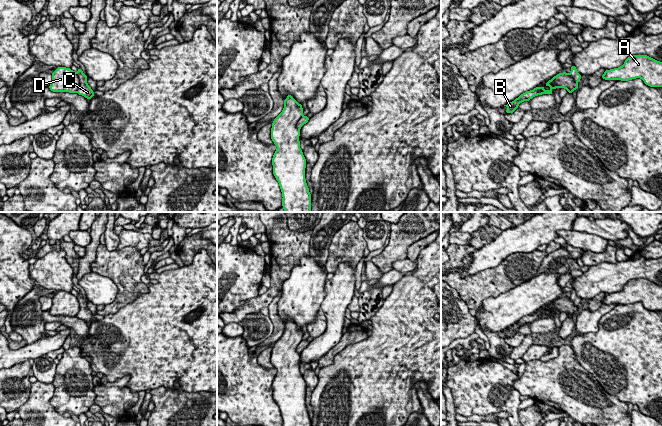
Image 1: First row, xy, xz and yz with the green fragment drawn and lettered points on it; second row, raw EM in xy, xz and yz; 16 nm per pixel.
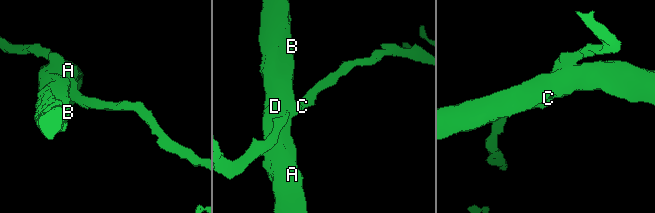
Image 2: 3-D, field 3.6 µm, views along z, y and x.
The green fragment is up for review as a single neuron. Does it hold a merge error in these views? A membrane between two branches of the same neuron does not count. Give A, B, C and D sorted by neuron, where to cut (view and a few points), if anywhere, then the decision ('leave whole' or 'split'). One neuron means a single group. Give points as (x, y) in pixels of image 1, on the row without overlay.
A B C D; no cut; leave whole

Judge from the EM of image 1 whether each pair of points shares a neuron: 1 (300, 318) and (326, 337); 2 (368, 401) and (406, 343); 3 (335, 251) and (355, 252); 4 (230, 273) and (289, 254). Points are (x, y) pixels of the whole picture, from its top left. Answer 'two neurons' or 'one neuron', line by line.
1: two neurons
2: one neuron
3: one neuron
4: two neurons

